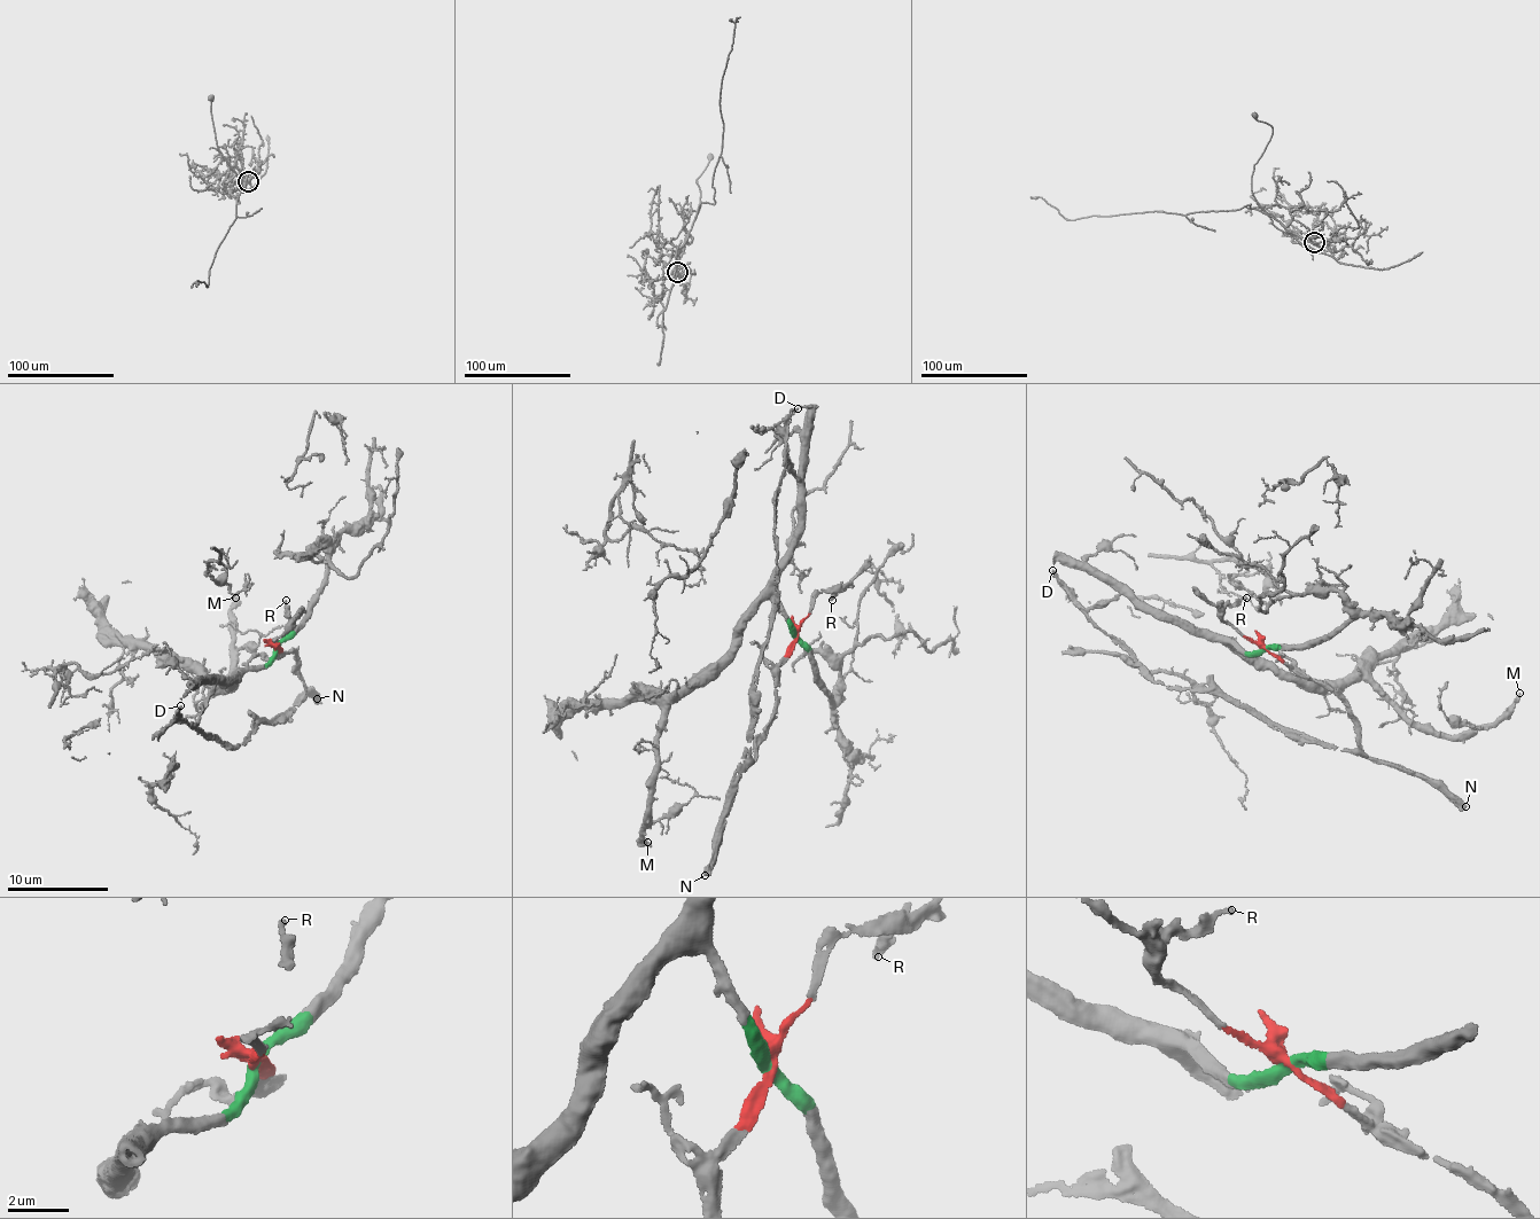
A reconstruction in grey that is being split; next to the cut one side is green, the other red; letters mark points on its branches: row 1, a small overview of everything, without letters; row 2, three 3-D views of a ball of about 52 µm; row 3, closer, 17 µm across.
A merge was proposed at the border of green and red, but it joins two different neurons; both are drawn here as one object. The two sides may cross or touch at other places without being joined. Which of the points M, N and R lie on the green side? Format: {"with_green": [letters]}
{"with_green": ["M"]}

